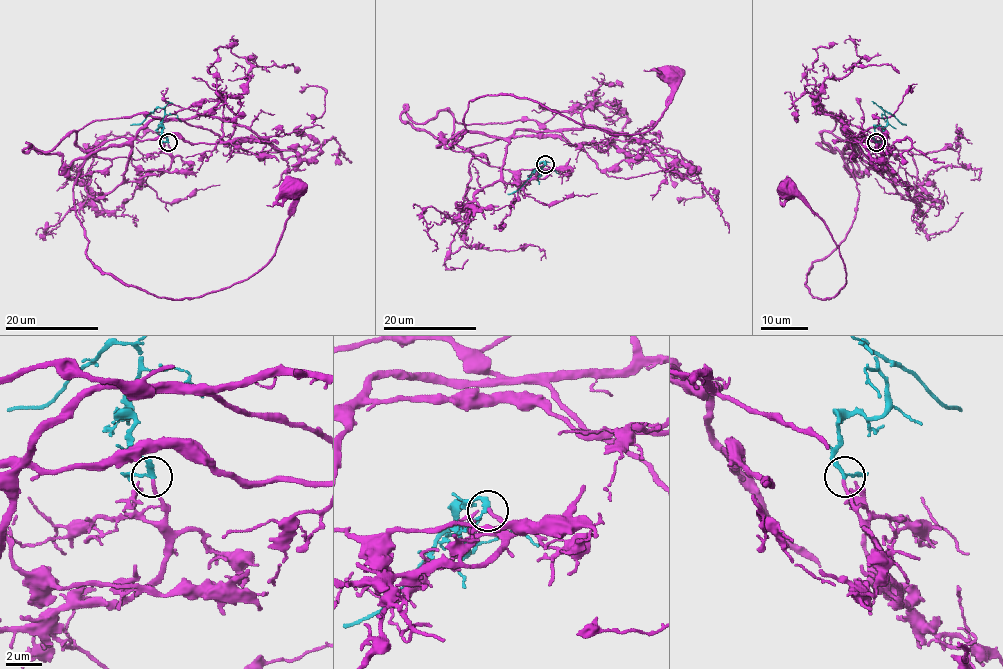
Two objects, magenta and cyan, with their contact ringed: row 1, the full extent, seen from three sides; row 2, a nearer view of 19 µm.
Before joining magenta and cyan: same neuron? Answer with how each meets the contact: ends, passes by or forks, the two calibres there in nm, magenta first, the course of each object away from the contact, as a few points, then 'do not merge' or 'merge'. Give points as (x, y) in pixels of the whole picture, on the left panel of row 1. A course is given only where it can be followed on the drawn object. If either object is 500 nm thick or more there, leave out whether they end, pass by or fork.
magenta ends; cyan passes by; calibres 180 and 200 nm; course magenta (167, 142), (160, 174), (126, 182), (111, 146), (74, 182), (86, 254), (160, 297), (249, 279), (293, 188); course cyan (167, 142), (160, 127), (164, 112), (161, 107), (142, 122), (130, 125); merge

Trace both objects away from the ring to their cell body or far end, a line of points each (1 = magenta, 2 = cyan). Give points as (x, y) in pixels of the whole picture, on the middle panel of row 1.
1: (545, 164), (511, 183), (505, 139), (468, 131), (451, 146), (468, 103), (511, 94), (643, 134), (671, 74)
2: (545, 164), (541, 162), (538, 165), (540, 175), (539, 169), (535, 169), (519, 189), (507, 194)

